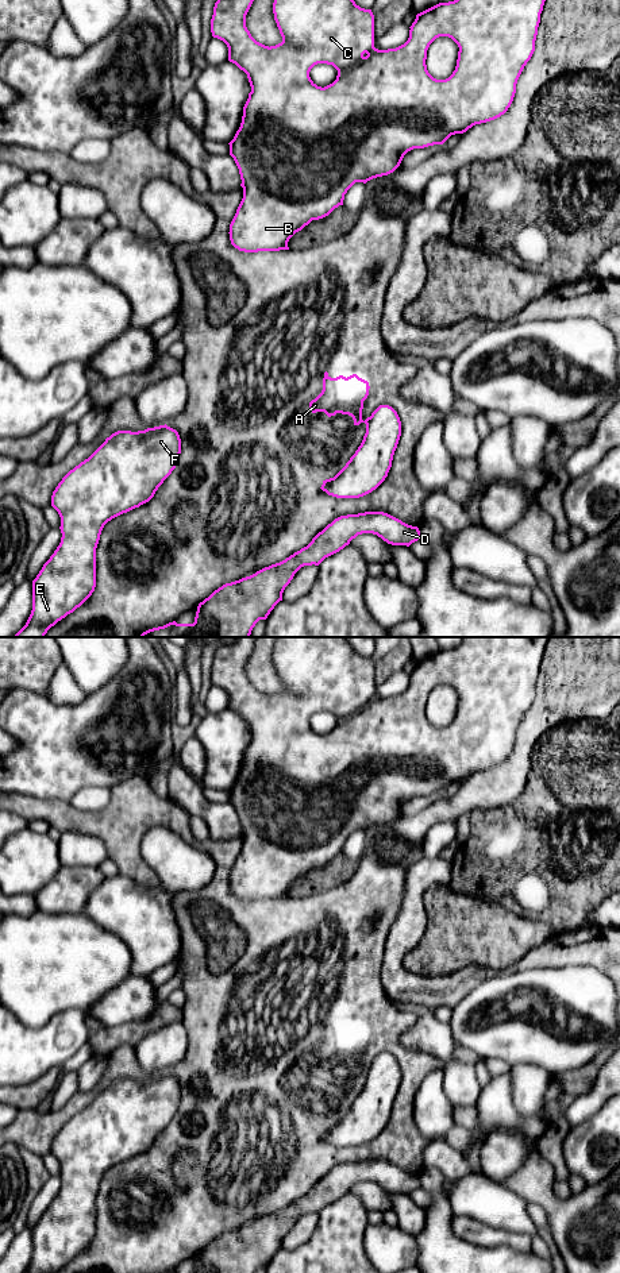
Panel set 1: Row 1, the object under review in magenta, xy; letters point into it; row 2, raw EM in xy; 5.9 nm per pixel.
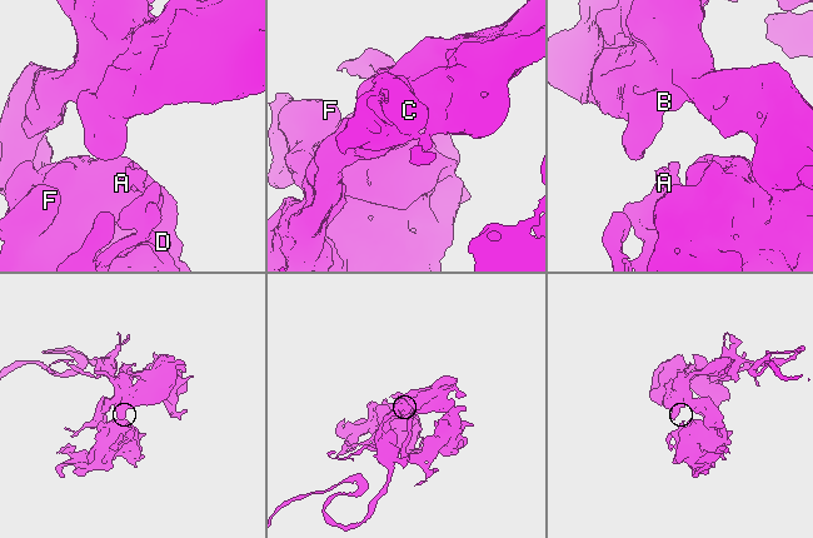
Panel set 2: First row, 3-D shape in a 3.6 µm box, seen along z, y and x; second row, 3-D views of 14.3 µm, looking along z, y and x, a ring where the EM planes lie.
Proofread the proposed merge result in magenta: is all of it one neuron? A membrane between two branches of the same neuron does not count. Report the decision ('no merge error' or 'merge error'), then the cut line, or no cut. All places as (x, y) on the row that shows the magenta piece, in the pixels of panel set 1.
merge error; cut xy (370, 417), (366, 425)

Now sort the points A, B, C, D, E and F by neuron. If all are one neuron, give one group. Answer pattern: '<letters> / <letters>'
A / B C D E F

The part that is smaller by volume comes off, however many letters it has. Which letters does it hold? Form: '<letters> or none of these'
A

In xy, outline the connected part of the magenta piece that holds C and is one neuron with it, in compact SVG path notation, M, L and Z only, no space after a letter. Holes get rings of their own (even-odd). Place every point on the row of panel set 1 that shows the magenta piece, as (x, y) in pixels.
M217 0L211 19L211 32L213 38L223 40L228 47L228 61L235 63L247 74L251 92L243 107L243 116L239 130L230 144L230 155L234 158L243 188L243 198L230 224L231 244L239 251L280 251L289 250L289 239L312 220L328 216L335 208L343 205L344 194L355 182L363 182L393 173L401 163L404 155L413 148L424 148L434 144L443 144L451 135L463 134L475 124L494 120L504 115L511 107L517 80L535 51L535 40L540 23L540 13L546 0L454 0L439 3L416 15L409 27L408 40L388 50L374 47L374 15L371 9L361 8L354 0L274 0L273 13L282 42L276 46L265 46L257 42L246 27L246 15L254 0ZM439 36L451 38L459 47L457 66L446 80L434 78L425 65L427 50ZM317 63L332 65L338 70L336 80L321 88L309 77L311 69Z

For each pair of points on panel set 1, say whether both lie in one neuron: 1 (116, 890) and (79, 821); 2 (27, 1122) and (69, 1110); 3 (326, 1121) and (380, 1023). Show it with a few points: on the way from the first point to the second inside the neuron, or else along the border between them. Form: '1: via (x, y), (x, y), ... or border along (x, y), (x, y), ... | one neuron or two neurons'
1: border along (119, 872), (141, 884), (149, 886) | two neurons
2: via (38, 1122), (52, 1122), (58, 1118) | one neuron
3: via (343, 1100), (365, 1065), (365, 1049) | one neuron

